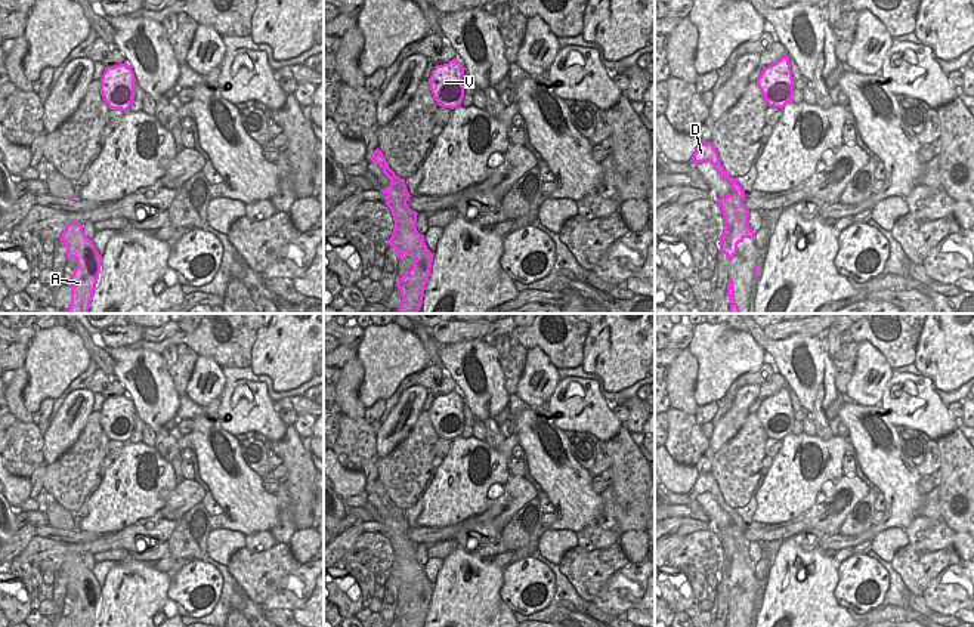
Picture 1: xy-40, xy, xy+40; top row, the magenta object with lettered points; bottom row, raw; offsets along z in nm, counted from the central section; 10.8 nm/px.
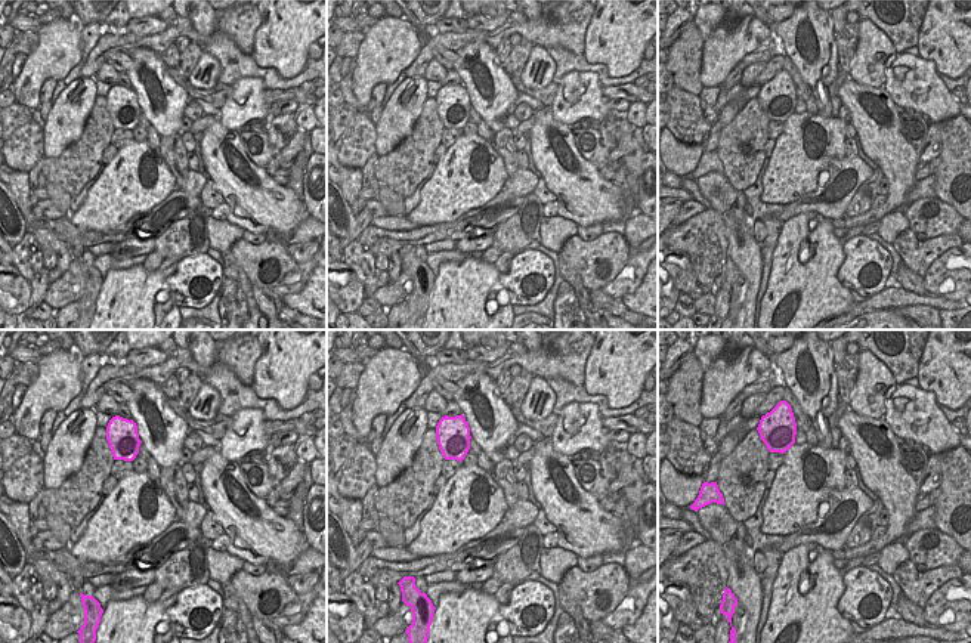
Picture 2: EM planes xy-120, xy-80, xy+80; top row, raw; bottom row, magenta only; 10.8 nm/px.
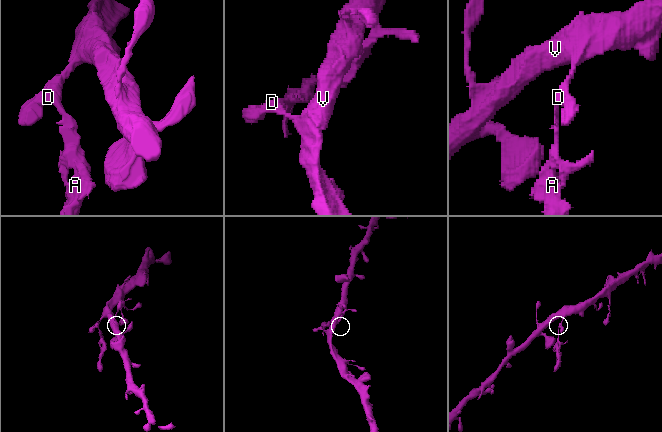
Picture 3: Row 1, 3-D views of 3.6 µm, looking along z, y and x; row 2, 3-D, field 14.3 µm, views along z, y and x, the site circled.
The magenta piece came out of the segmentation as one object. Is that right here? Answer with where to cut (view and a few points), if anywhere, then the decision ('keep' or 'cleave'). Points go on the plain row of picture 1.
cut xy (393, 505), (390, 510); cleave

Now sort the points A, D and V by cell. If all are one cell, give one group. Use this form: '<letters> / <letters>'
A / D V

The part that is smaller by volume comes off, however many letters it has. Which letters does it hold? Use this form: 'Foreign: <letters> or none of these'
Foreign: A

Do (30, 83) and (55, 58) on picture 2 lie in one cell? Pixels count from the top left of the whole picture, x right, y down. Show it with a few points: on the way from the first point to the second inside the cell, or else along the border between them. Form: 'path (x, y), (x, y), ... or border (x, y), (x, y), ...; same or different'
path (36, 77), (49, 64); same

